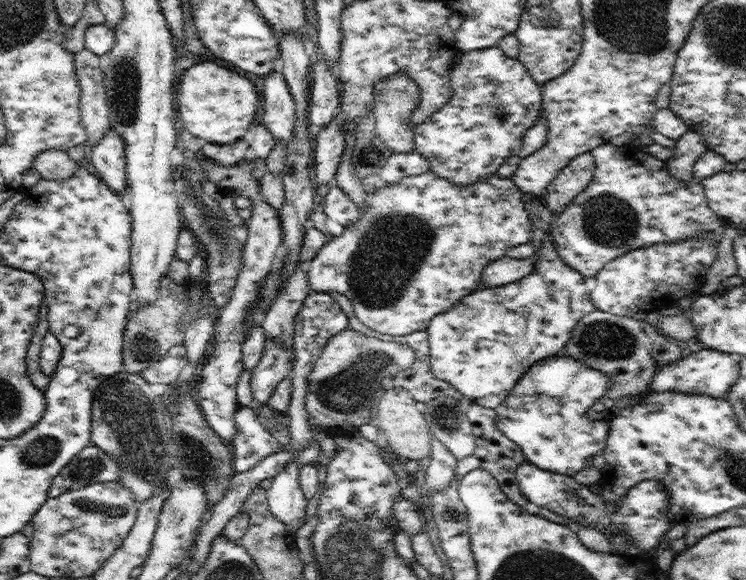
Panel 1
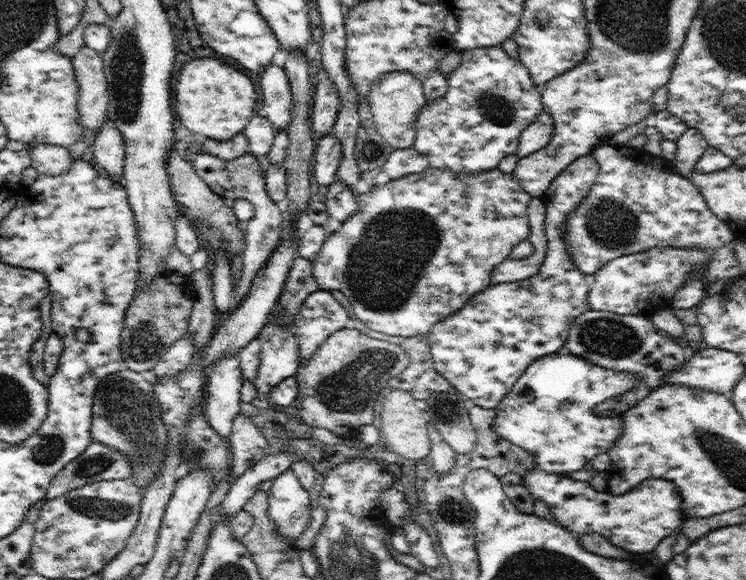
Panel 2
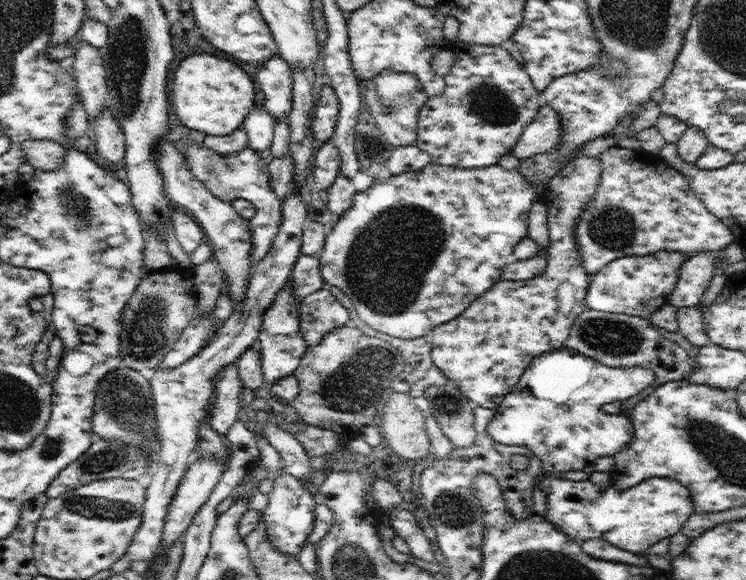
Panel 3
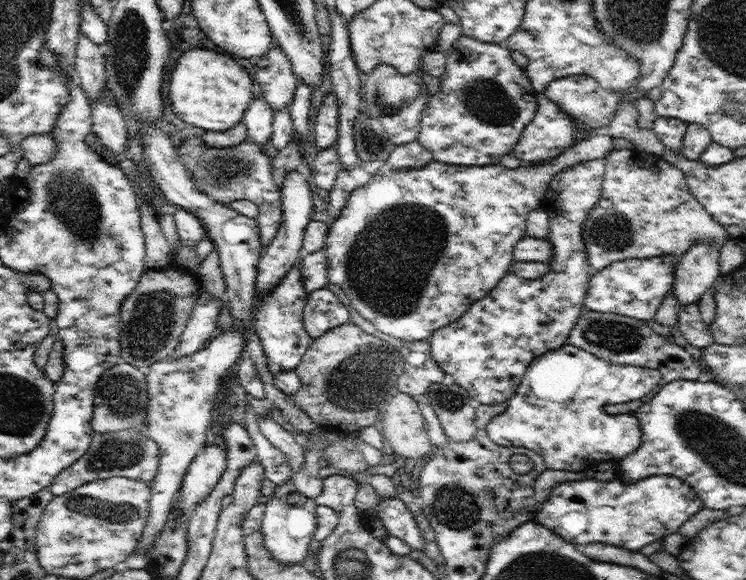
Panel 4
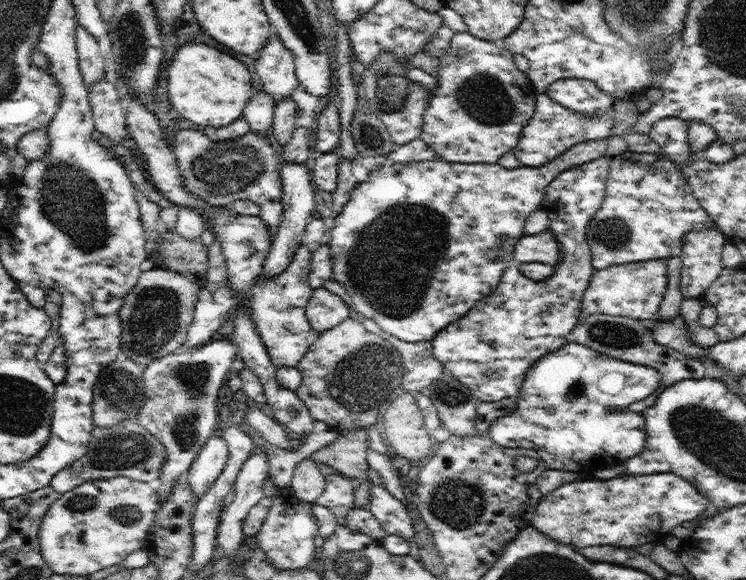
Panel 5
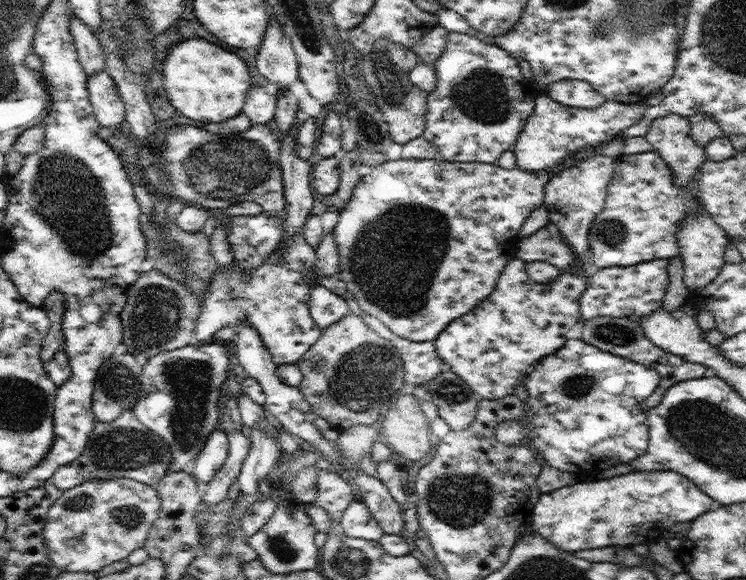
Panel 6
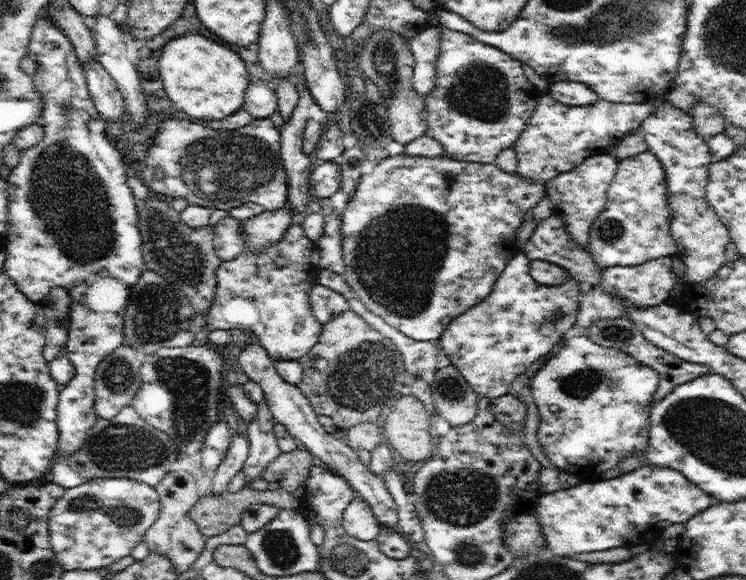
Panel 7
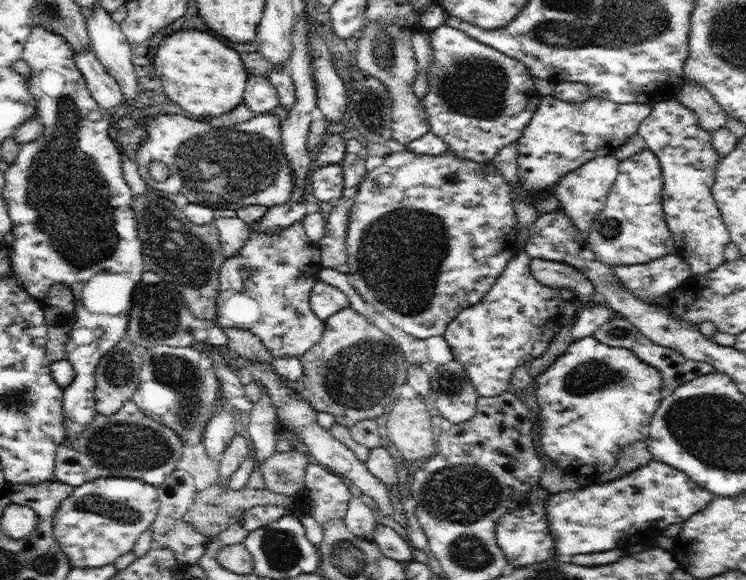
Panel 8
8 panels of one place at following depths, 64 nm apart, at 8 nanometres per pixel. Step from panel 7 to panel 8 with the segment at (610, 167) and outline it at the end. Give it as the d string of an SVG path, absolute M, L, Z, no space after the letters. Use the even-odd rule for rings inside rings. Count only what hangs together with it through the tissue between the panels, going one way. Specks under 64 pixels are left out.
M614 155L599 156L564 175L555 185L552 195L560 202L560 209L572 224L587 232L596 215L604 208L610 188L615 184L620 162Z

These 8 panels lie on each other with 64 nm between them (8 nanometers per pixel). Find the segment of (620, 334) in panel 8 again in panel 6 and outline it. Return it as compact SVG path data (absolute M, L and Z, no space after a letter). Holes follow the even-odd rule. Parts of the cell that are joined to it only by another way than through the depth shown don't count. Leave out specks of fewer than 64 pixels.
M597 316L593 319L588 319L588 321L584 322L584 326L582 326L582 336L580 336L580 339L584 340L586 344L592 344L592 346L604 350L604 352L611 352L612 354L616 354L616 356L622 356L625 359L636 361L638 364L654 367L659 372L660 386L658 386L644 402L640 403L642 410L647 411L660 404L664 392L673 384L684 380L704 377L704 374L706 374L707 367L703 364L686 360L684 357L657 347L656 344L652 343L645 335L639 320L631 317L614 318L609 316Z

